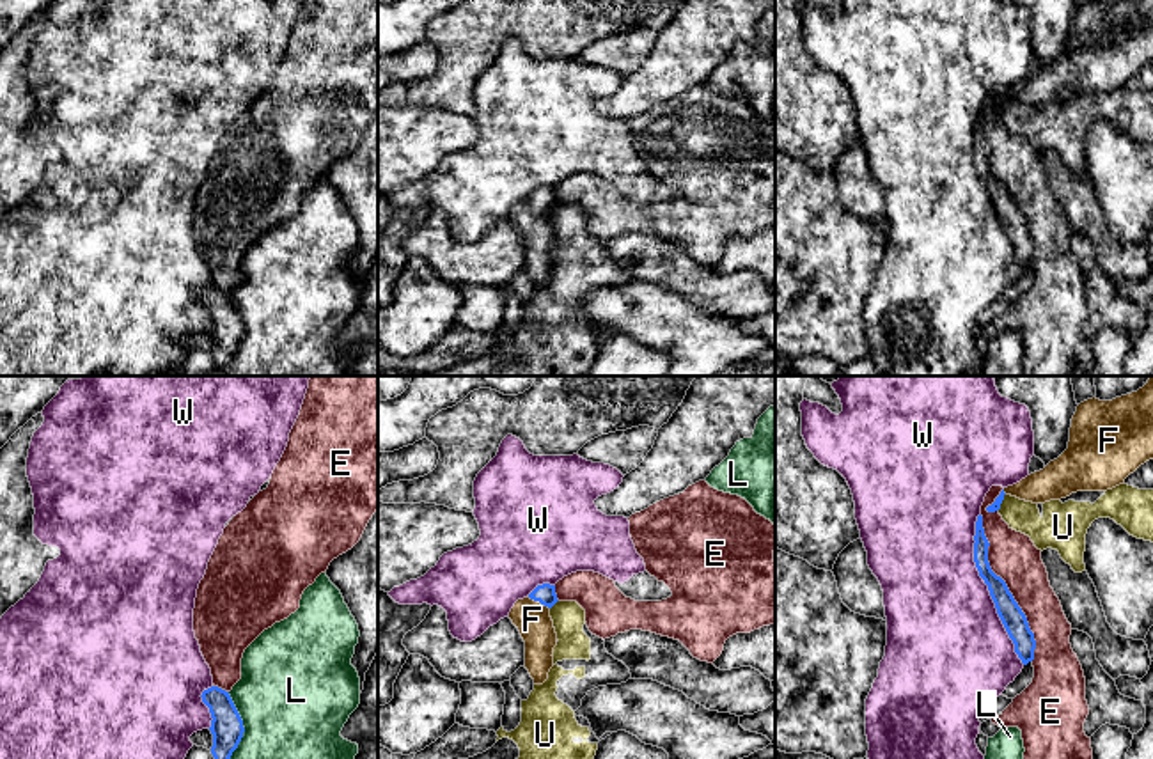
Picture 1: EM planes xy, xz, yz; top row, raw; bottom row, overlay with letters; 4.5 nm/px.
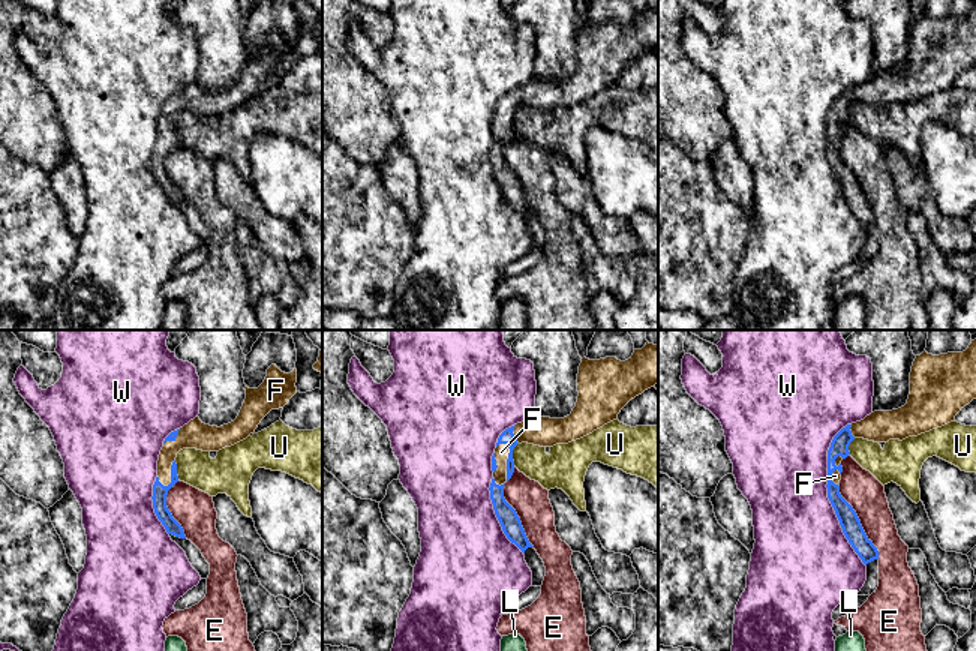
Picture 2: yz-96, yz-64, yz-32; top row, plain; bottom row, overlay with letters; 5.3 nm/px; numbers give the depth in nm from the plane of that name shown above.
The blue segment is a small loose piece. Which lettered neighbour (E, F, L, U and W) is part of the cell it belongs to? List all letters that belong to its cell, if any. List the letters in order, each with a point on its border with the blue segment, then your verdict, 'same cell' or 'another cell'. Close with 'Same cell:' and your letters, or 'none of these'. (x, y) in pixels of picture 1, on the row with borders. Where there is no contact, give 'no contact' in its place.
E: contact yz (1006, 587); another cell
F: contact xz (538, 600); same cell
L: contact xy (242, 726); another cell
U: contact xz (554, 603); another cell
W: contact yz (988, 589); another cell
Same cell: F

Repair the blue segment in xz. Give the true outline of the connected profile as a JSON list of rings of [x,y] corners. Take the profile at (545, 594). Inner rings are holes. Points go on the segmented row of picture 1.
[[[537,585],[527,598],[518,599],[509,612],[509,619],[518,628],[525,642],[525,669],[534,685],[543,685],[553,667],[553,647],[557,633],[550,617],[550,608],[557,603],[555,585]]]

